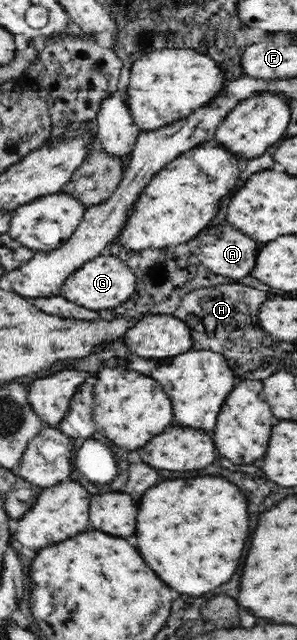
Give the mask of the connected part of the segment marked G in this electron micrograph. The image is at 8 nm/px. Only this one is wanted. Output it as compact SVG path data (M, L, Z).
M99 255L84 262L83 266L71 273L71 276L61 286L61 294L67 300L81 304L89 310L105 310L105 308L119 306L131 298L136 291L135 284L137 284L137 278L123 260L113 258L111 255Z

